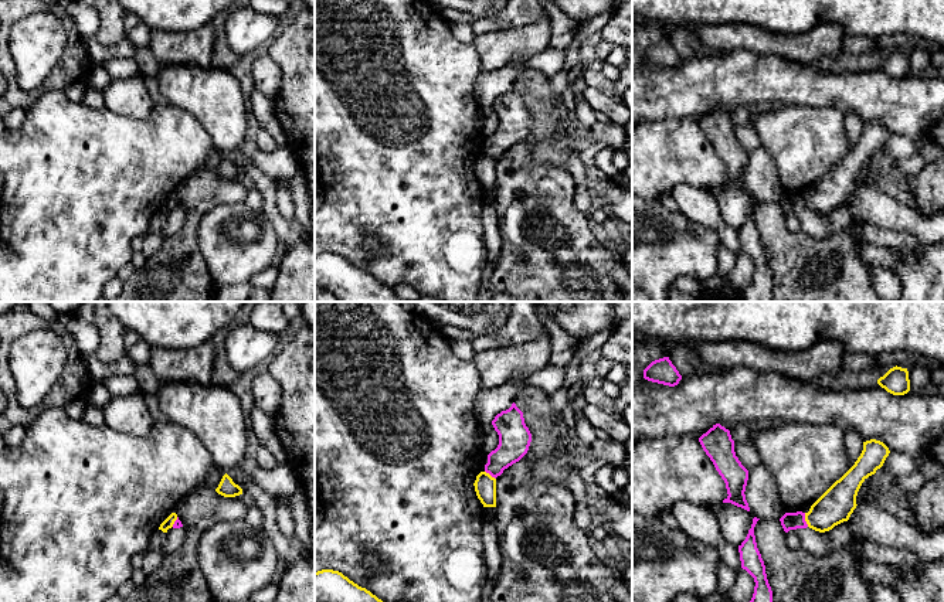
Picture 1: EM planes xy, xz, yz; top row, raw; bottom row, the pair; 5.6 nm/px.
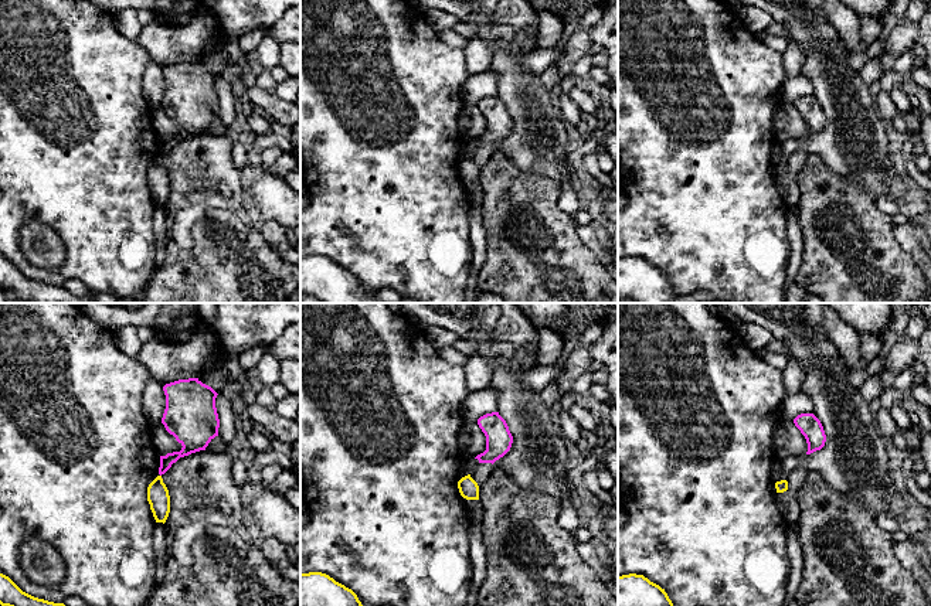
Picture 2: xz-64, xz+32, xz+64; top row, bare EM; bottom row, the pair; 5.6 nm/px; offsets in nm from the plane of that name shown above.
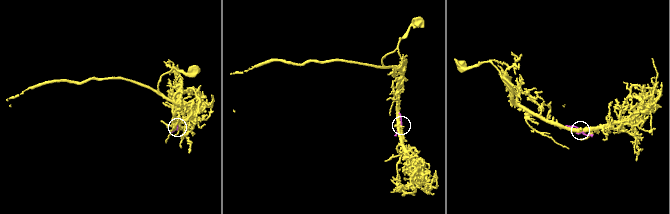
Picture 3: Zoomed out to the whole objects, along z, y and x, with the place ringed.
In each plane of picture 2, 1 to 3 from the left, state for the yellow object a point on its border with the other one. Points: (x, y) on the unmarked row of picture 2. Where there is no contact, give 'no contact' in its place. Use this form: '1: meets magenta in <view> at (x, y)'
1: no contact
2: no contact
3: no contact

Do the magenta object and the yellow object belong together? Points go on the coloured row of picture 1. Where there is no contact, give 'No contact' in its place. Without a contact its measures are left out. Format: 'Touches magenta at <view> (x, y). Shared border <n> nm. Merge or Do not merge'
Touches magenta at yz (804, 520). Shared border 80 nm. Do not merge

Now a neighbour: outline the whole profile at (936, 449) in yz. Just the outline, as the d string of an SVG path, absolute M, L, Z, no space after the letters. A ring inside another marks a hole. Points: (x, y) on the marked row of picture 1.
M938 438L935 441L933 441L926 452L934 458L935 460L938 460L940 463L944 465L944 438Z

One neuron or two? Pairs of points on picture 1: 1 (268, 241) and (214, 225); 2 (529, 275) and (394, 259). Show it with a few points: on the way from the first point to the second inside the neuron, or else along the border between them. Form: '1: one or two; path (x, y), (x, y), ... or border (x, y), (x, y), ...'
1: one; path (255, 238), (233, 238), (227, 234)
2: two; border (488, 272), (484, 282)

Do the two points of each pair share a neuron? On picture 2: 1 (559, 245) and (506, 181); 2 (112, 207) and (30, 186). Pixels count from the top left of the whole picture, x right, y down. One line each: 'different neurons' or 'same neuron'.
1: same neuron
2: same neuron

